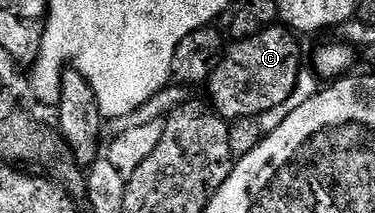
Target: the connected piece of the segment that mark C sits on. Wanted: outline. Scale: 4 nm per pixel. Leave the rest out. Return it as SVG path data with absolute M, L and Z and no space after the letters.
M270 26L245 40L230 43L219 66L207 81L208 103L224 120L236 122L244 116L256 118L290 97L295 82L303 71L298 37L288 27Z

